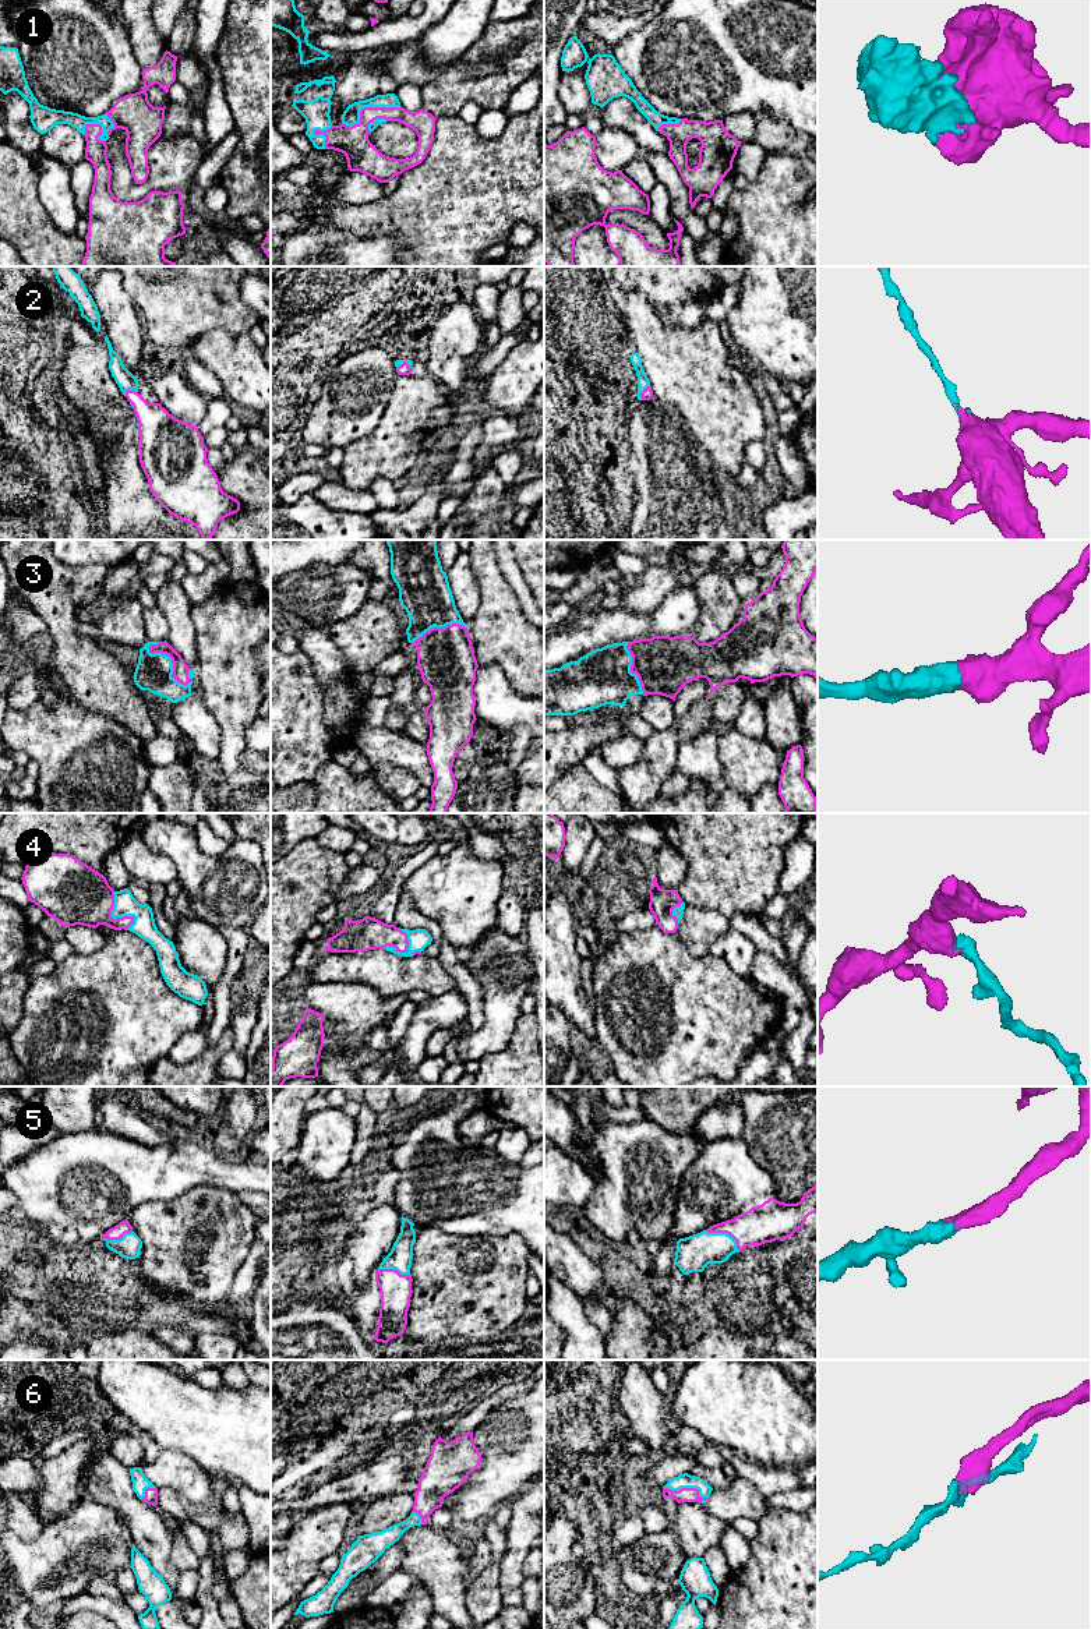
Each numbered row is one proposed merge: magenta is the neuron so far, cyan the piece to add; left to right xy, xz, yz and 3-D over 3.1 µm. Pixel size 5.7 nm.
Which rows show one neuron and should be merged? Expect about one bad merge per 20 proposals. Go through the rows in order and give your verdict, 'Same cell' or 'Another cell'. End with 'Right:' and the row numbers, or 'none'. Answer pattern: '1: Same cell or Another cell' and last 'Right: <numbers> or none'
1: Same cell
2: Same cell
3: Same cell
4: Same cell
5: Same cell
6: Same cell
Right: 1, 2, 3, 4, 5, 6

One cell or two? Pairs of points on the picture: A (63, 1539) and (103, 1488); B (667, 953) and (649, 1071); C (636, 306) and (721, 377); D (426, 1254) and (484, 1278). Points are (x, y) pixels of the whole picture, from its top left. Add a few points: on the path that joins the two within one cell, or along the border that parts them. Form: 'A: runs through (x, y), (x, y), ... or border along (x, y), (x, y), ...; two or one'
A: border along (92, 1499), (109, 1505), (122, 1518); two
B: runs through (673, 982), (677, 1029), (667, 1042); one
C: runs through (656, 327), (701, 371); one
D: runs through (440, 1261), (456, 1278), (470, 1278); one

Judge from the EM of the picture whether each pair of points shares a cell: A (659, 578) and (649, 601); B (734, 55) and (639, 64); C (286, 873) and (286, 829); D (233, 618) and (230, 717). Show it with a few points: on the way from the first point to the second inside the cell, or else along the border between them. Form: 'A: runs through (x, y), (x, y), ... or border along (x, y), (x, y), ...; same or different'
A: runs through (653, 583), (649, 589), (649, 596); same
B: runs through (710, 55), (663, 56); same
C: border along (313, 837), (302, 840), (285, 855); different
D: runs through (233, 643), (233, 692); same

